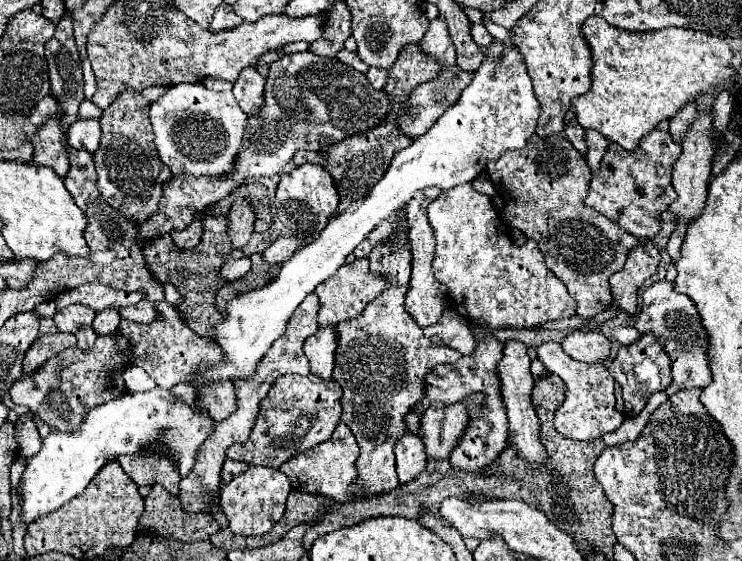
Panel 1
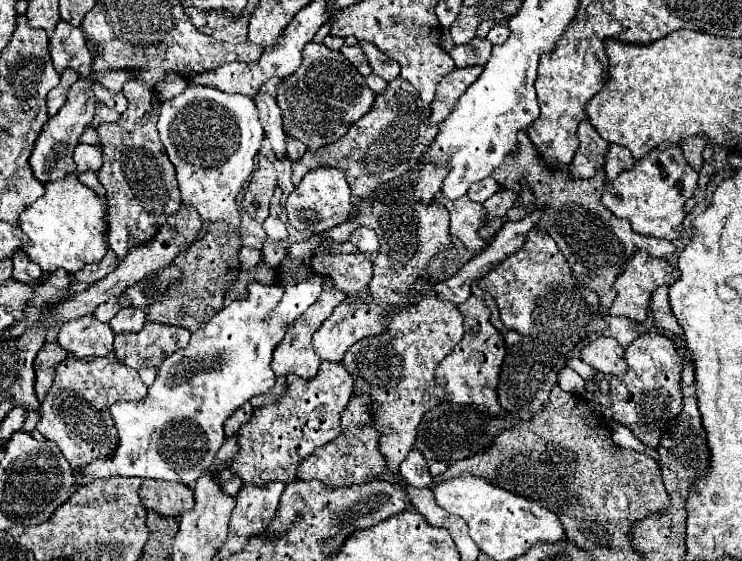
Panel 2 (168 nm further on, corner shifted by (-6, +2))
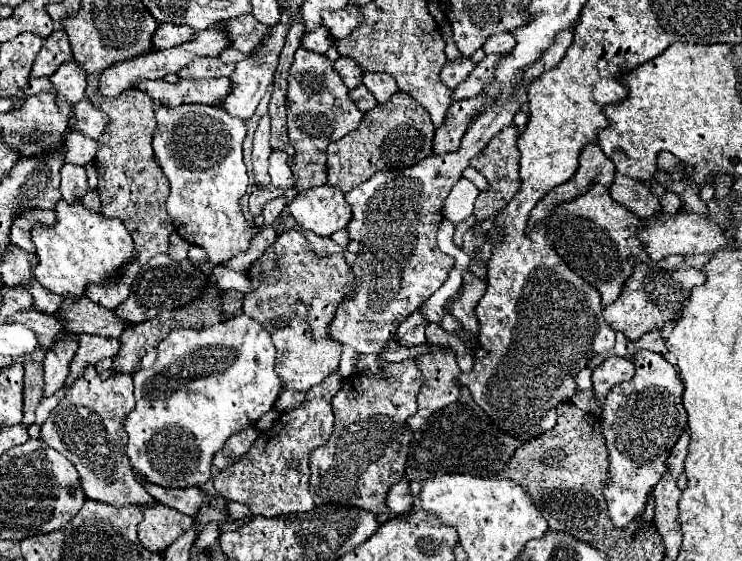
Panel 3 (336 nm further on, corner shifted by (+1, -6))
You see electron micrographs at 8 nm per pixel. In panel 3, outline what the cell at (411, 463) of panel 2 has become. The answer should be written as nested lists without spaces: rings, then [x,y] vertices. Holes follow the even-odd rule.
[[[402,479],[398,485],[394,485],[390,489],[386,505],[388,505],[388,509],[392,513],[406,513],[406,511],[410,511],[412,503],[414,503],[414,497],[410,493],[410,481],[408,479]]]

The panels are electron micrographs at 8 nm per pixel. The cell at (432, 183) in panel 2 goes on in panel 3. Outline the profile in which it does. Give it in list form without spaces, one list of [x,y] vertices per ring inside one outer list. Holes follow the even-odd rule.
[[[472,97],[466,101],[454,101],[450,105],[450,109],[446,111],[444,123],[436,129],[434,133],[434,155],[444,155],[444,153],[452,153],[460,147],[462,135],[466,133],[470,119],[474,117],[474,111],[480,109],[484,103],[482,97]]]

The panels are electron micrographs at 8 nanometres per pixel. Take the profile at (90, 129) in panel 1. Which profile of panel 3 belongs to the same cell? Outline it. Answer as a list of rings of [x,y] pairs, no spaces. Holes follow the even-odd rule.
[[[66,163],[62,167],[62,183],[60,183],[60,191],[62,191],[62,199],[66,201],[74,201],[78,197],[82,197],[88,189],[88,177],[86,177],[86,169],[80,165],[72,165]]]

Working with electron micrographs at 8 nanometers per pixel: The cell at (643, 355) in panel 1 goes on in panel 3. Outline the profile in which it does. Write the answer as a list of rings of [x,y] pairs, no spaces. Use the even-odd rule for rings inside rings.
[[[638,351],[632,357],[632,363],[636,367],[636,375],[622,385],[616,385],[610,389],[606,399],[600,401],[602,405],[602,435],[606,437],[606,447],[610,453],[610,479],[604,489],[604,497],[608,501],[608,511],[616,527],[626,527],[634,517],[638,517],[644,511],[644,505],[648,501],[650,491],[662,477],[666,465],[666,457],[670,455],[670,449],[678,441],[680,433],[686,427],[686,409],[682,405],[682,381],[678,379],[678,371],[654,351]]]

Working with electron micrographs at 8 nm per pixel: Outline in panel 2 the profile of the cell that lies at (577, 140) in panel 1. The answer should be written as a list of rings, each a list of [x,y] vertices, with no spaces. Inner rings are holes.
[[[581,121],[579,125],[579,149],[571,163],[571,177],[573,179],[589,179],[595,175],[597,167],[605,165],[605,155],[609,151],[609,141],[601,139],[595,127],[589,121]]]

